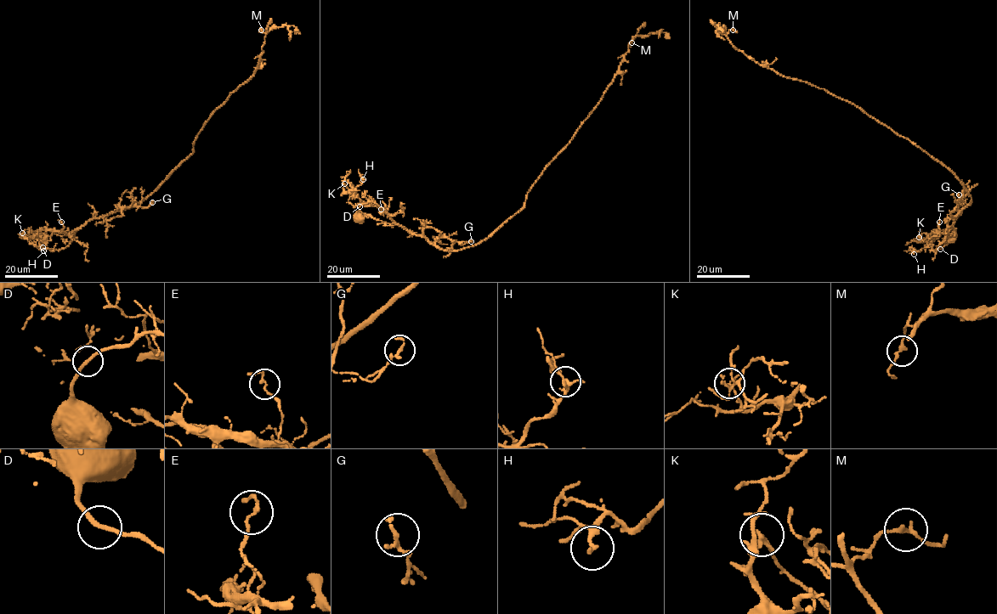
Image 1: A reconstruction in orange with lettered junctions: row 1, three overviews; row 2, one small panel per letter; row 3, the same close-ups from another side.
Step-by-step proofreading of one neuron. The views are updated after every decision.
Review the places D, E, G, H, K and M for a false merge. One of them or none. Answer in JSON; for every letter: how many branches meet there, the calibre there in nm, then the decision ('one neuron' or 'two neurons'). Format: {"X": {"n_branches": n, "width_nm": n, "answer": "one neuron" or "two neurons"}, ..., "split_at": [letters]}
{"D": {"n_branches": 2, "width_nm": 180, "answer": "one neuron"}, "E": {"n_branches": 2, "width_nm": 140, "answer": "one neuron"}, "G": {"n_branches": 2, "width_nm": 180, "answer": "one neuron"}, "H": {"n_branches": 2, "width_nm": 180, "answer": "one neuron"}, "K": {"n_branches": 2, "width_nm": 160, "answer": "two neurons"}, "M": {"n_branches": 2, "width_nm": 190, "answer": "one neuron"}, "split_at": ["K"]}

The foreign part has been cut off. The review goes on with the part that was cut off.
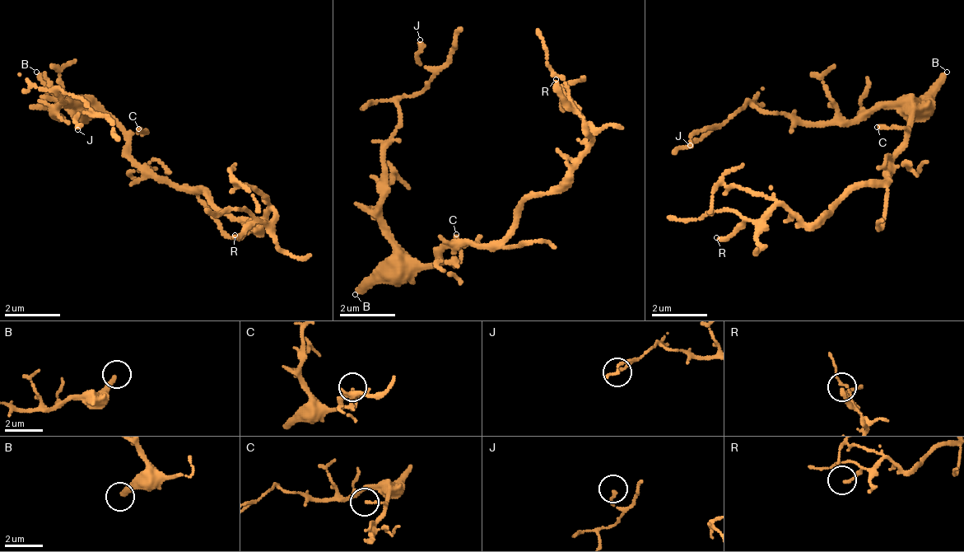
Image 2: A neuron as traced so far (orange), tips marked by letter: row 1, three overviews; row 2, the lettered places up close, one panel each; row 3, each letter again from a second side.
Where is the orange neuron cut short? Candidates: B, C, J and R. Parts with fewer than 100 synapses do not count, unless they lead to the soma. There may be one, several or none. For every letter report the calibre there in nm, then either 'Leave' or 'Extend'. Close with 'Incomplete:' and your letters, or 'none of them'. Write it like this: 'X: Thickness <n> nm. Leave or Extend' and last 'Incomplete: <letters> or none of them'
B: Thickness 260 nm. Extend
C: Thickness 110 nm. Leave
J: Thickness 150 nm. Leave
R: Thickness 180 nm. Leave
Incomplete: B

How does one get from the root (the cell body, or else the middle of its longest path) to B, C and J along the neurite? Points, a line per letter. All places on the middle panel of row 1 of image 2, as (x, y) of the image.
B: (445, 253), (440, 260), (441, 261), (379, 264), (355, 294)
C: (445, 253), (440, 260), (456, 261), (463, 254), (463, 247), (456, 240), (456, 234)
J: (445, 253), (441, 261), (416, 263), (384, 222), (383, 138), (397, 125), (397, 105), (430, 76), (420, 39)

